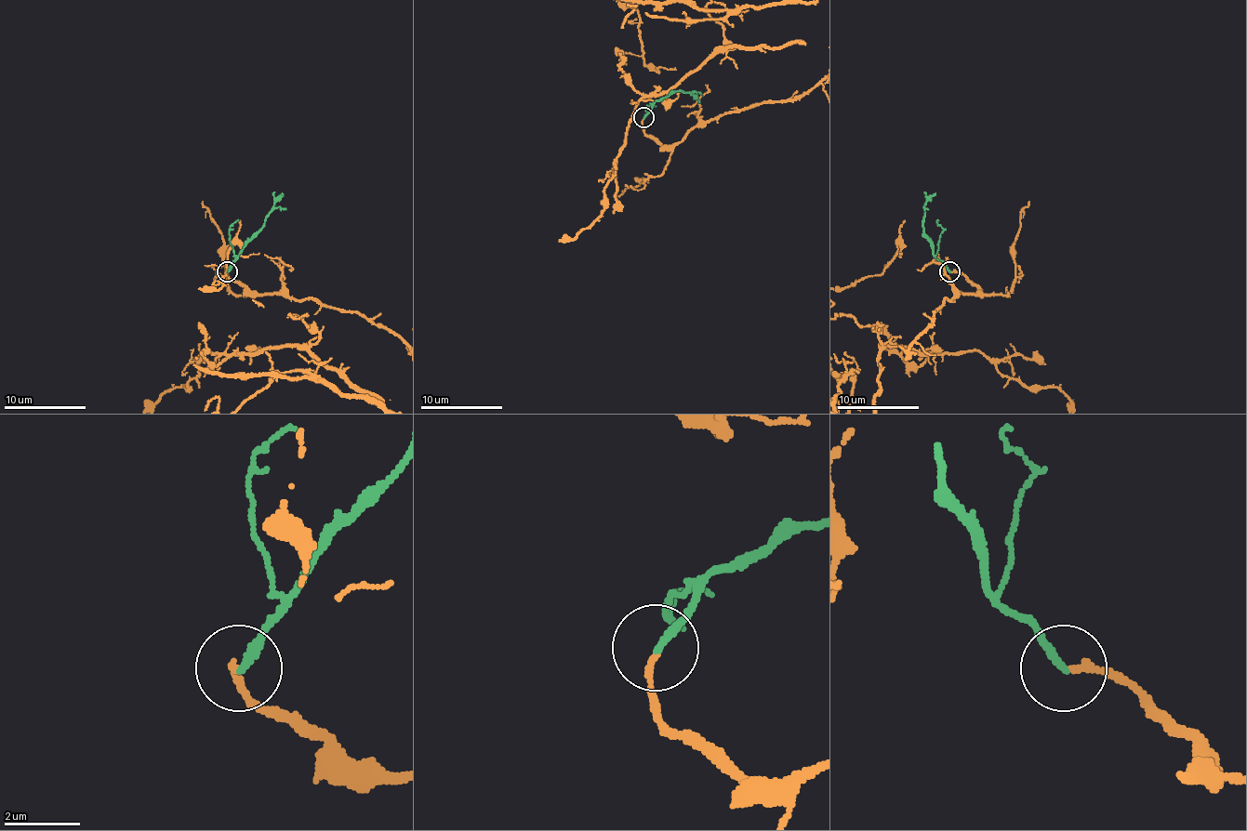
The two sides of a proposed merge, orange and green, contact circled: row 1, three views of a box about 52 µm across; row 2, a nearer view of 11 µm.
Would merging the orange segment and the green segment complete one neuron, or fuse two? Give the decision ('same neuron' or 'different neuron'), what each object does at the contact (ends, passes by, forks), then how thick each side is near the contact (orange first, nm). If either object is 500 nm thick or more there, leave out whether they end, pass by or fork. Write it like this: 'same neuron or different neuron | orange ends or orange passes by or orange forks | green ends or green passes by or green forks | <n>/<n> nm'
same neuron | orange ends | green ends | 170/190 nm

